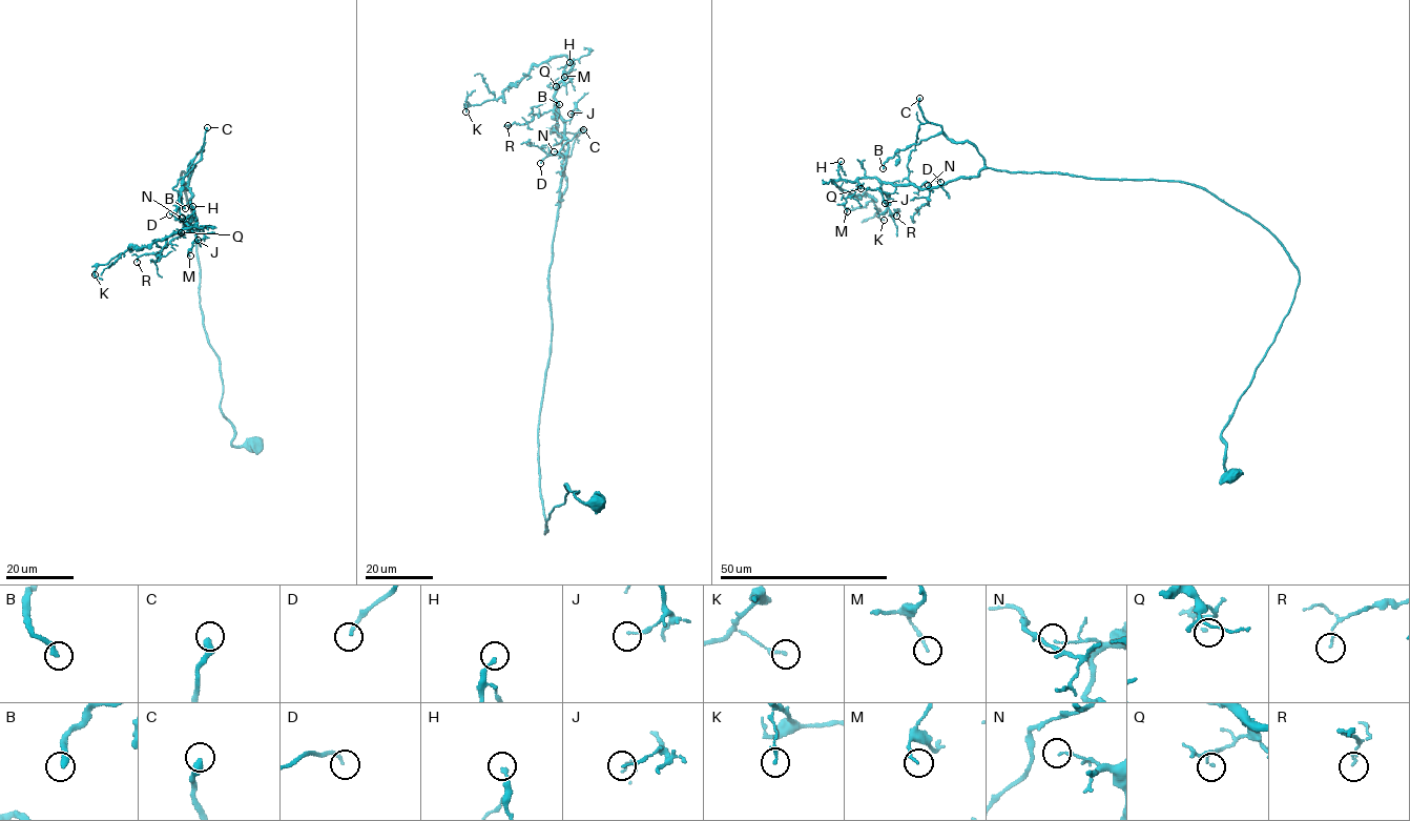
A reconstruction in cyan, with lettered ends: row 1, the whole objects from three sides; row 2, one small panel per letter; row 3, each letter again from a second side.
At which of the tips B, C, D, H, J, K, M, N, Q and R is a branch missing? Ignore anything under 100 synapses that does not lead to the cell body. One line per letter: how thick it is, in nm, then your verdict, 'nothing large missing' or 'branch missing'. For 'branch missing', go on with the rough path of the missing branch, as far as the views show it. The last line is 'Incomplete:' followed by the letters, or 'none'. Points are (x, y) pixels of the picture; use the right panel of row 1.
B: 280 nm | branch missing | (883, 168), (887, 176), (878, 180), (887, 200), (903, 124), (910, 116), (915, 96), (910, 66)
C: 360 nm | branch missing
D: 170 nm | nothing large missing
H: 190 nm | nothing large missing
J: 100 nm | nothing large missing
K: 200 nm | nothing large missing
M: 140 nm | nothing large missing
N: 70 nm | nothing large missing
Q: 120 nm | nothing large missing
R: 120 nm | nothing large missing
Incomplete: B, C

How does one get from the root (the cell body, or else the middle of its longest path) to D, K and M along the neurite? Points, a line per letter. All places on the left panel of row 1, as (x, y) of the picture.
D: (256, 445), (231, 444), (234, 426), (221, 407), (220, 360), (203, 326), (184, 171), (195, 221), (169, 214)
K: (256, 445), (231, 444), (221, 407), (184, 171), (197, 220), (179, 220), (195, 225), (130, 244), (95, 274)
M: (256, 445), (231, 444), (234, 426), (221, 407), (184, 171), (197, 220), (179, 220), (195, 237), (190, 255)

